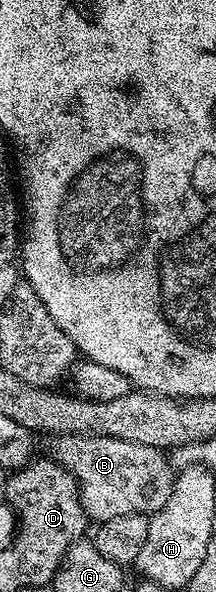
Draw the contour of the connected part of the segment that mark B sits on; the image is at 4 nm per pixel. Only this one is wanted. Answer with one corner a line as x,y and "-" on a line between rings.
90,434
82,443
69,441
55,456
76,480
77,494
86,516
93,521
104,521
124,515
148,515
161,511
171,497
175,467
165,460
166,452
160,447
139,445
116,439
110,435

